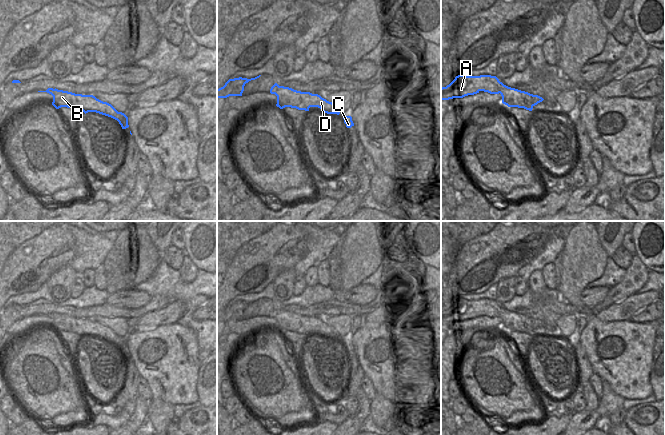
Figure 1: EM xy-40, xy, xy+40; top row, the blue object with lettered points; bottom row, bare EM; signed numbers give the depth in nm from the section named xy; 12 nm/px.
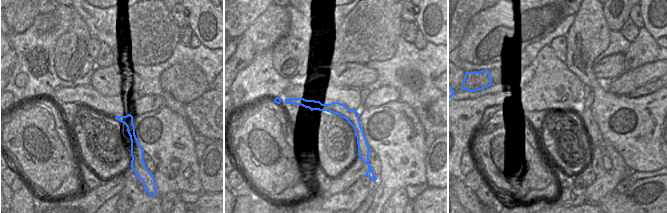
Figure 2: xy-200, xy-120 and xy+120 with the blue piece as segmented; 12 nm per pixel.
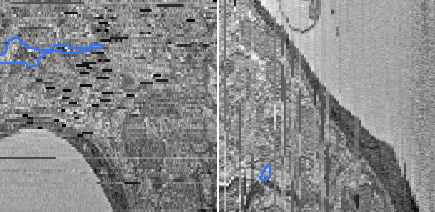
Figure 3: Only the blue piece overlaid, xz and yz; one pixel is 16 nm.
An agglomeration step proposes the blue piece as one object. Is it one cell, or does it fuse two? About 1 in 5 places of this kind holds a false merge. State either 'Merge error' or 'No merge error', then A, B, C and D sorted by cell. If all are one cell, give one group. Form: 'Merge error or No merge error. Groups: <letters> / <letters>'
No merge error. Groups: A B C D

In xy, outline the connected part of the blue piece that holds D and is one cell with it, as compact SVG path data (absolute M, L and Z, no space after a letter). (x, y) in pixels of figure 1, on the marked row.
M277 83L271 87L270 93L277 96L276 106L280 109L291 107L309 111L310 107L318 107L327 114L340 114L339 109L332 102L318 94L297 91L289 87L279 86Z

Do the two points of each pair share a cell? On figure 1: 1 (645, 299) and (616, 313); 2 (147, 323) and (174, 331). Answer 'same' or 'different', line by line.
1: same
2: different

